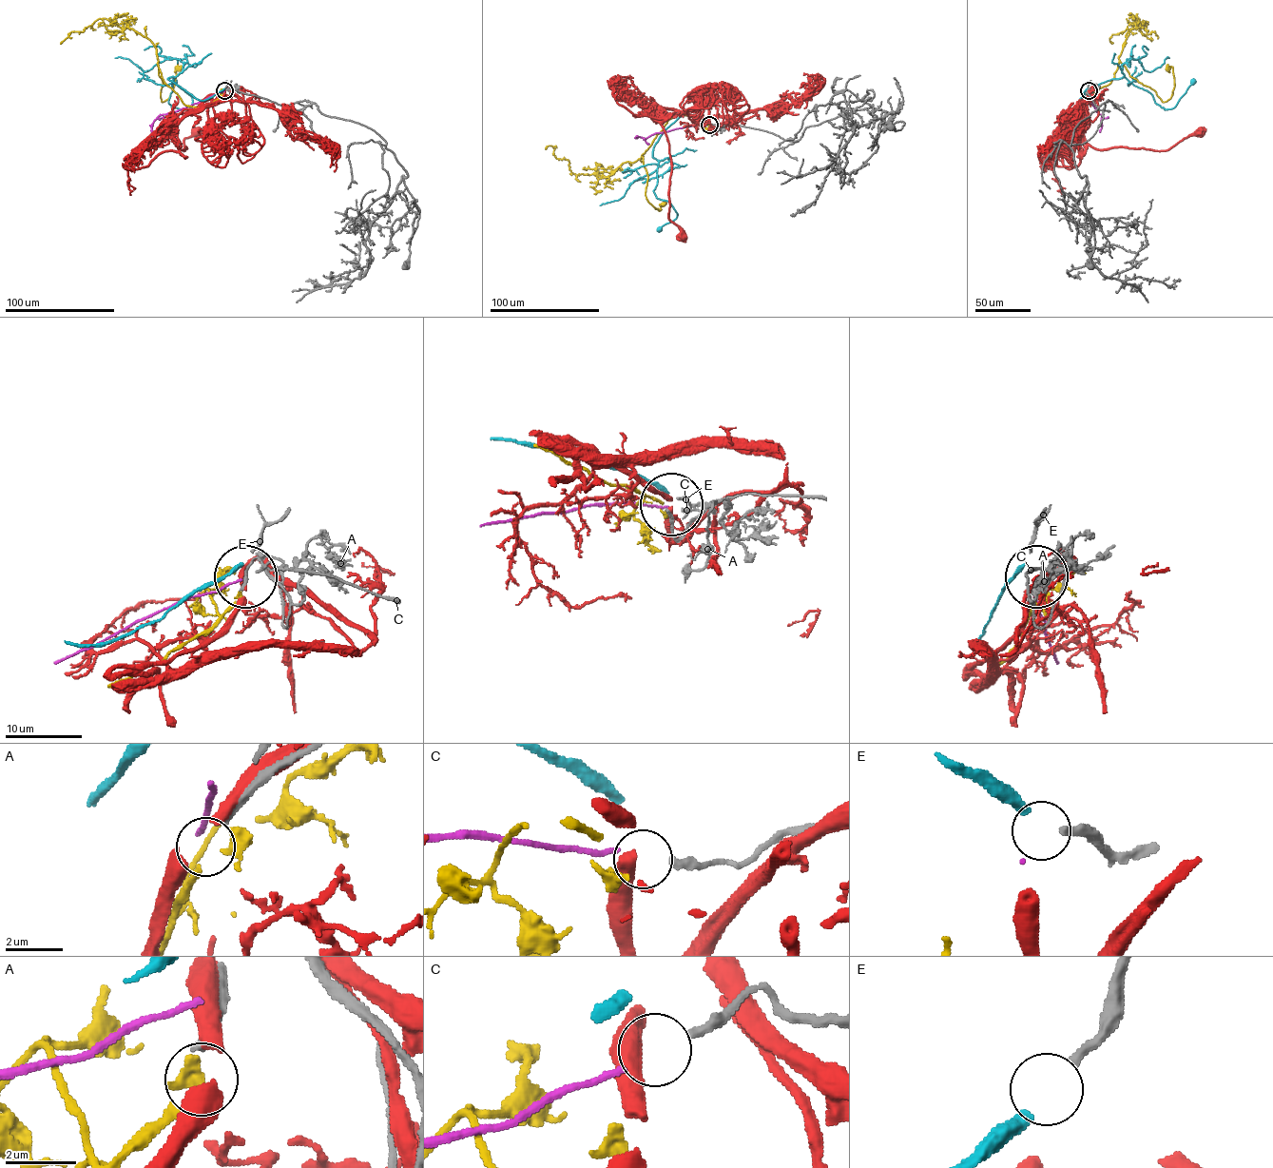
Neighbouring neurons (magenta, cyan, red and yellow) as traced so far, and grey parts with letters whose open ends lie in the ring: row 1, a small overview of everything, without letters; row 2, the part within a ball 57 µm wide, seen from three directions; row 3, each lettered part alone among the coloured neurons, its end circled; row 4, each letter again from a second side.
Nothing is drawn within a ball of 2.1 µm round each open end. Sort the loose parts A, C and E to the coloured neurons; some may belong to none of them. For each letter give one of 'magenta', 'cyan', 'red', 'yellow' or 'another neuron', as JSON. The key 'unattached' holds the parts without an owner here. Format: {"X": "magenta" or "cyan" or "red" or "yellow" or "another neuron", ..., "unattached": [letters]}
{"A": "yellow", "C": "magenta", "E": "cyan", "unattached": []}

